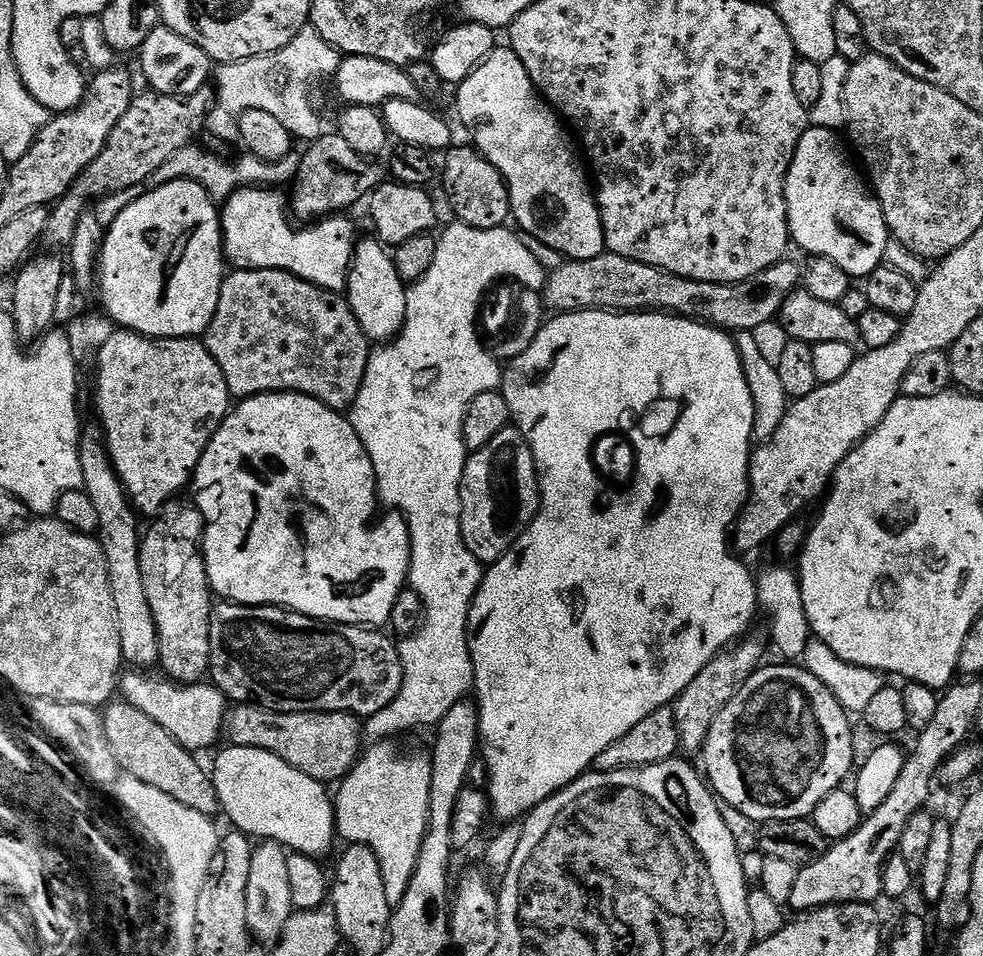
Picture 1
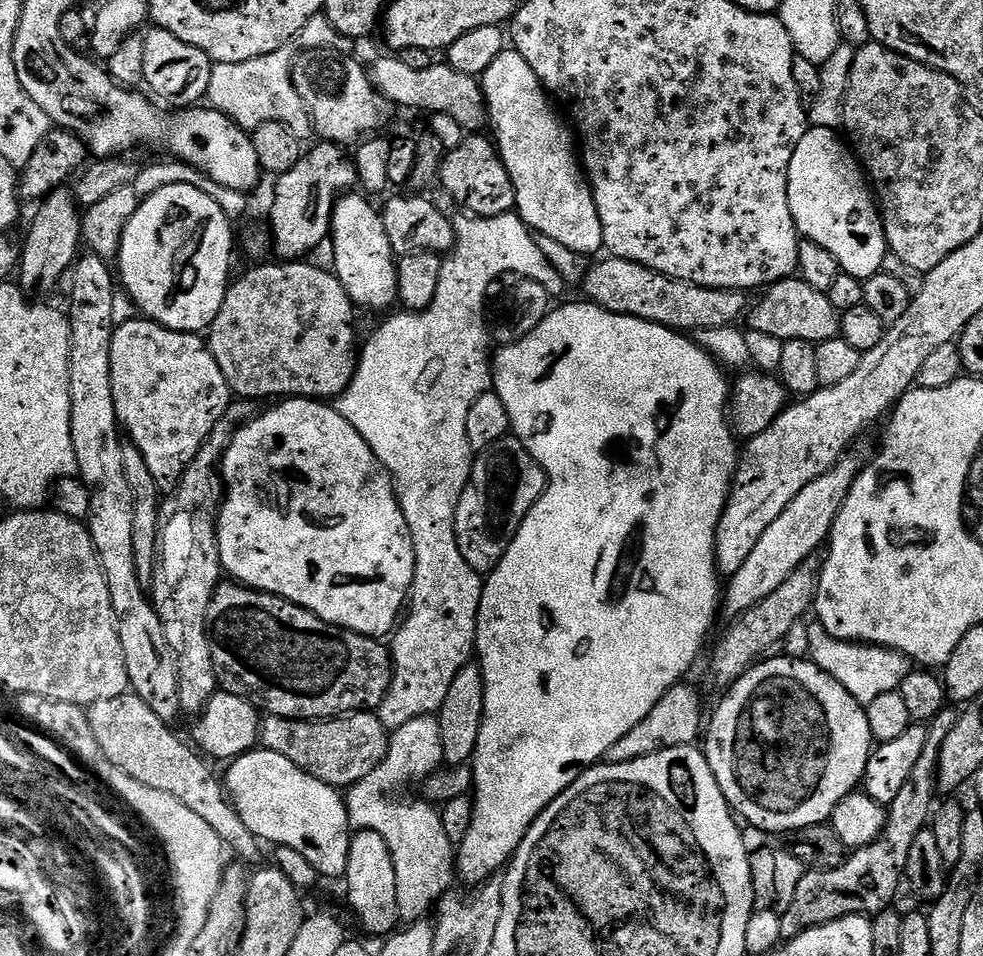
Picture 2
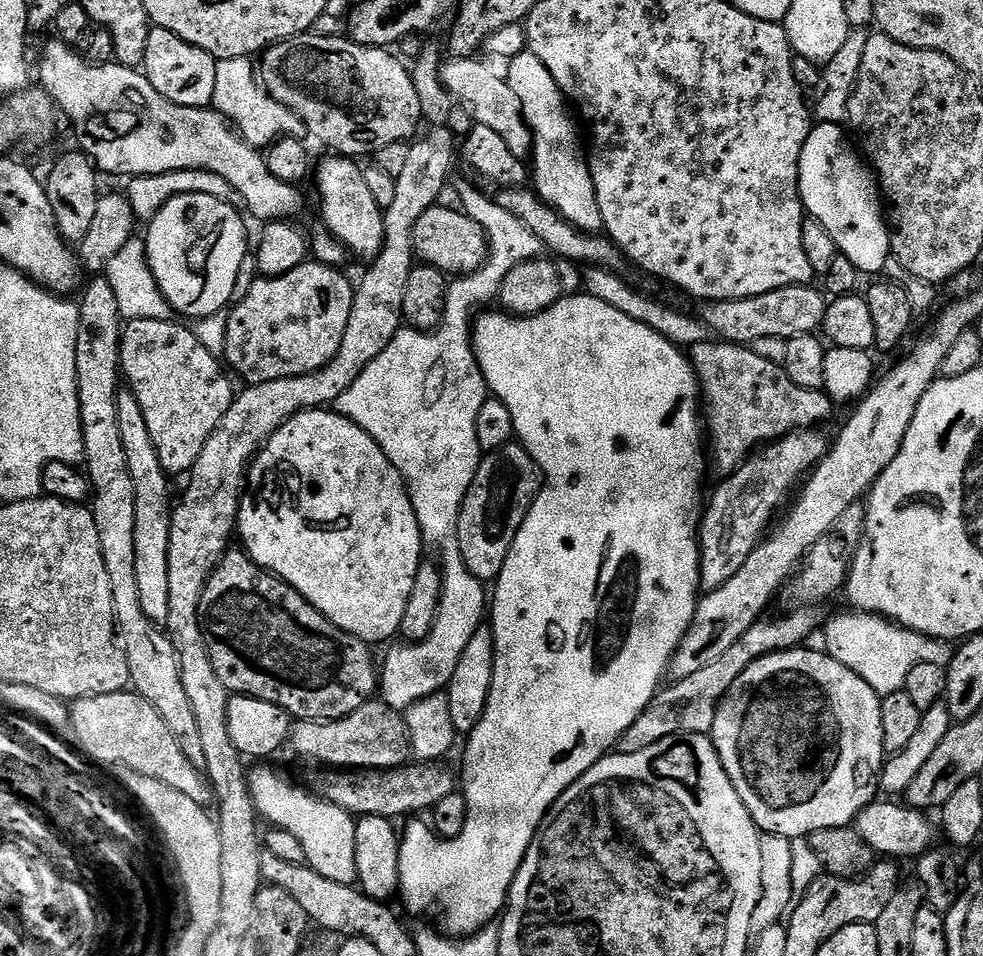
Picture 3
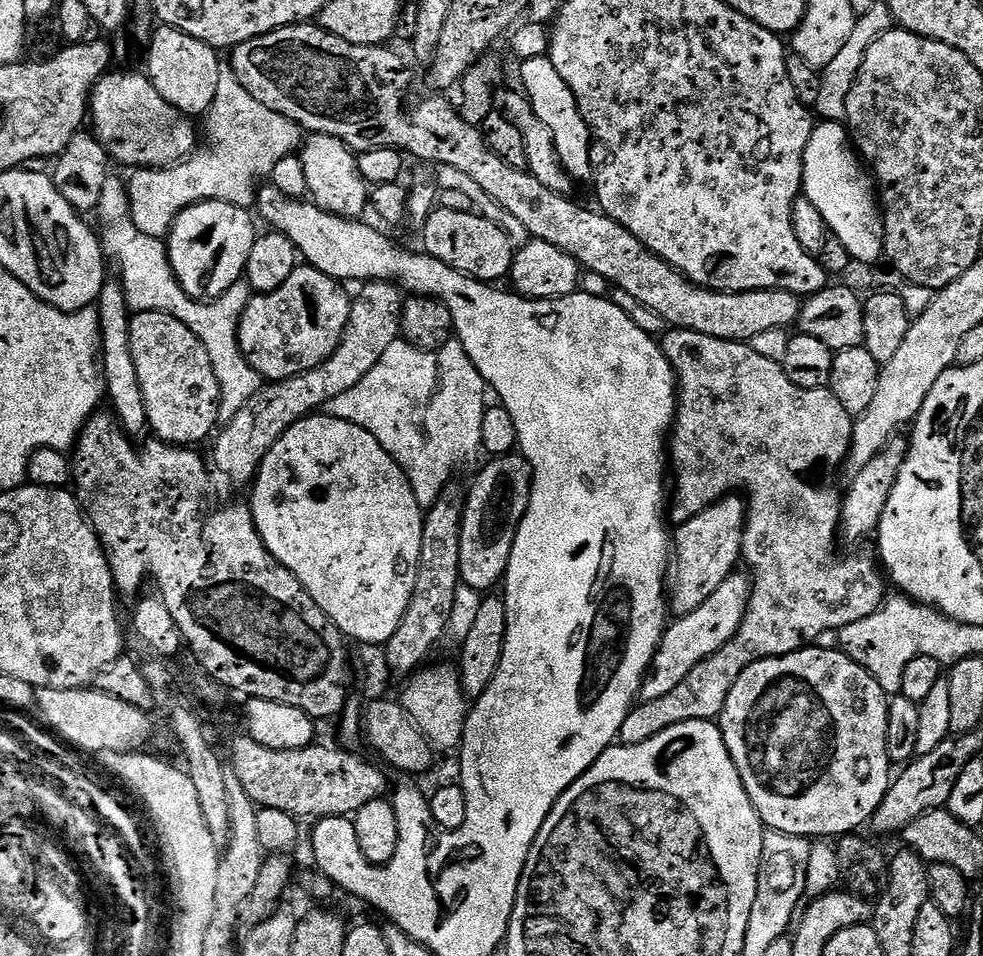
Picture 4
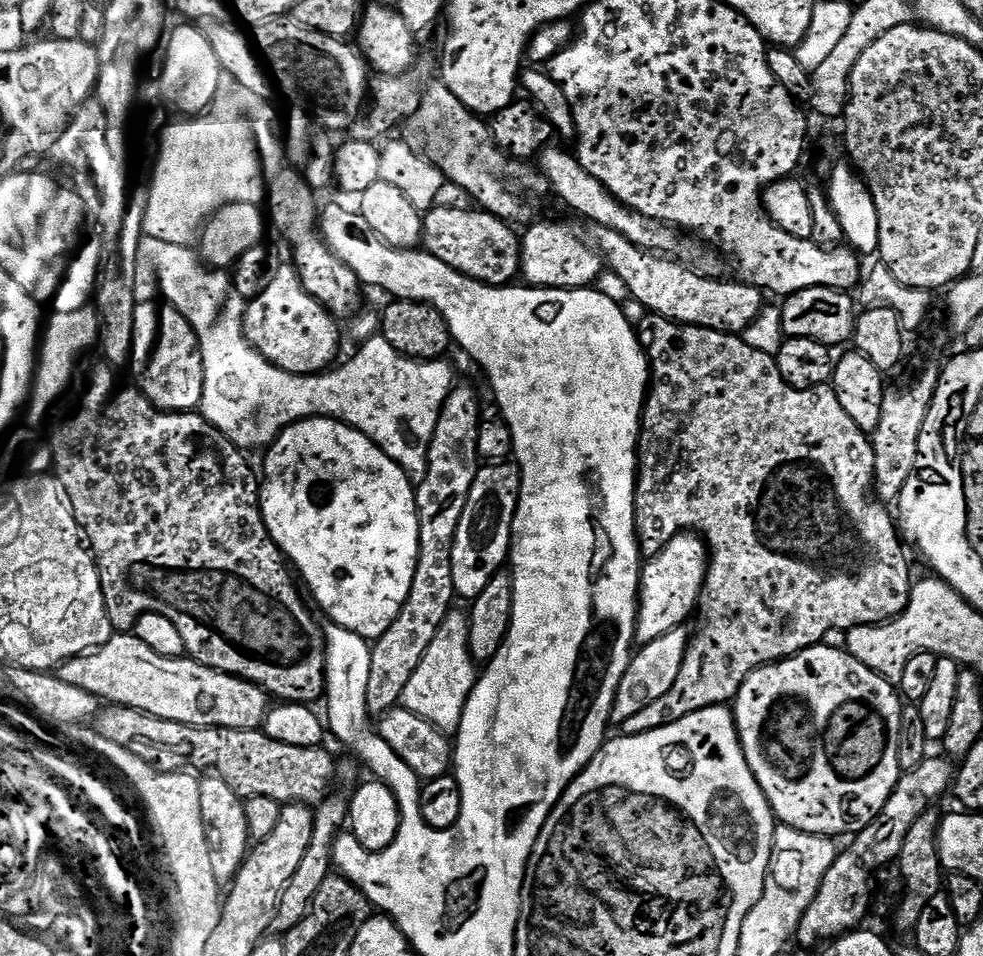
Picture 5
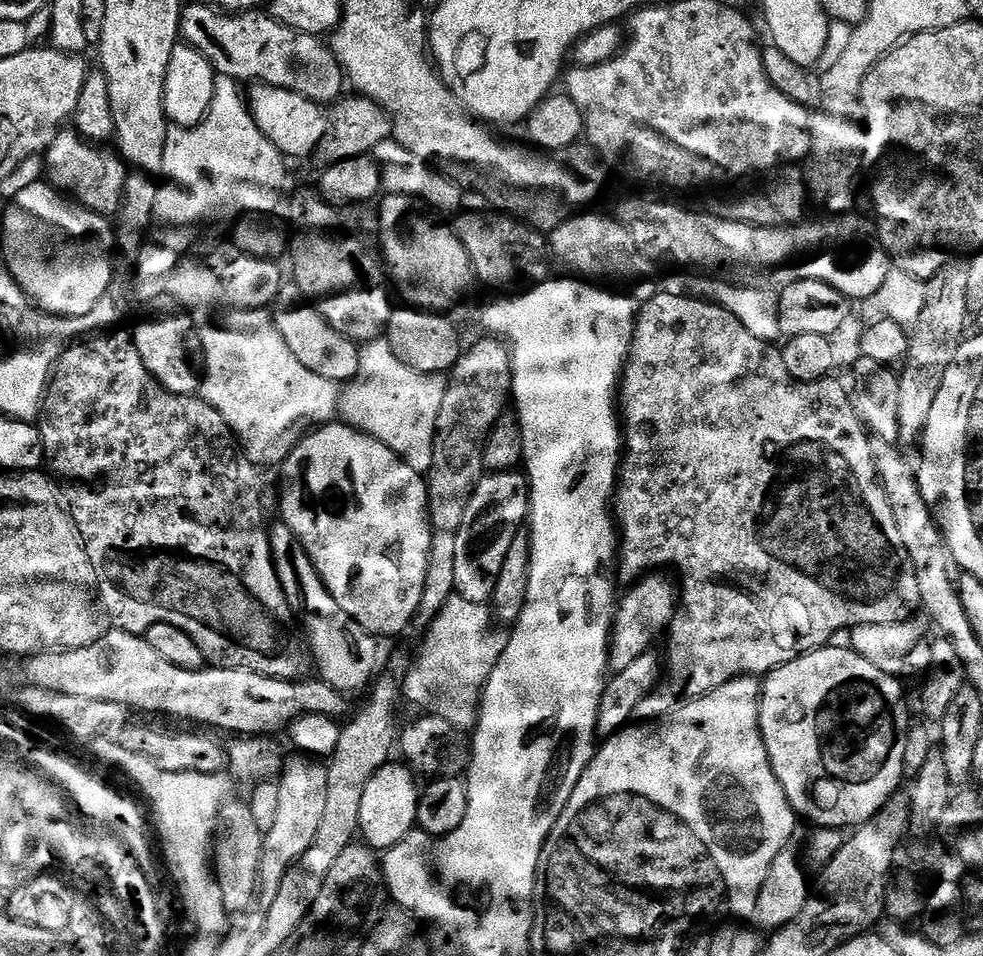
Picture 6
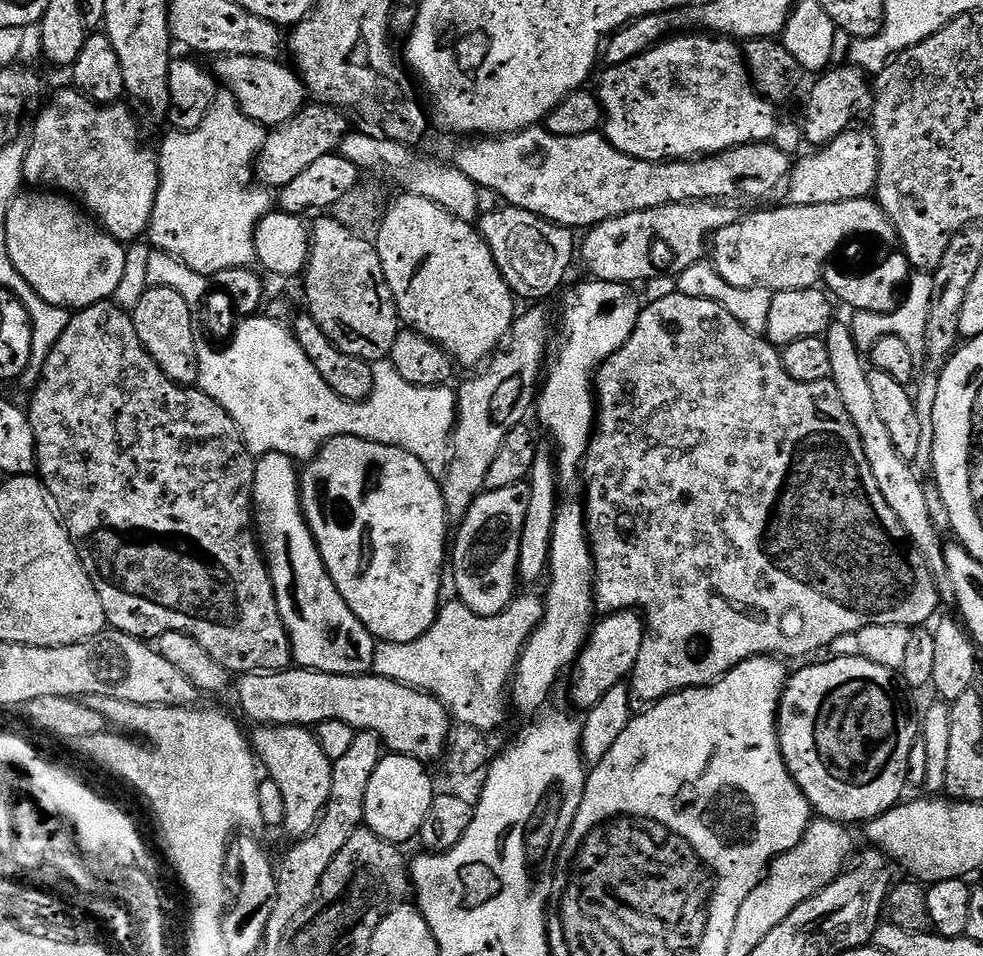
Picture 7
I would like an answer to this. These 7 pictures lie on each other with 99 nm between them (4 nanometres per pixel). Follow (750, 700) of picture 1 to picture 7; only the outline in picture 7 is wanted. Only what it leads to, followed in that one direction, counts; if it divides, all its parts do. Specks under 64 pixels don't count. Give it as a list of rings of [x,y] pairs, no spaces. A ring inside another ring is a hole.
[[[851,654],[837,660],[812,664],[801,672],[793,671],[780,699],[778,731],[780,749],[789,774],[808,799],[817,817],[853,826],[890,811],[901,803],[907,785],[907,764],[911,748],[918,739],[918,724],[908,717],[900,692],[892,681],[893,669],[878,666],[865,656]]]

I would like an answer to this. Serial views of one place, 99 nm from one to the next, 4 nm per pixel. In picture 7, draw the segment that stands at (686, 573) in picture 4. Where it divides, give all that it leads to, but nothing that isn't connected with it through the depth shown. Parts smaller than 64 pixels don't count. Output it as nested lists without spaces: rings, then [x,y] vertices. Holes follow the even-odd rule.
[[[635,610],[613,612],[593,623],[588,639],[576,658],[572,672],[572,700],[583,710],[591,710],[614,686],[625,683],[638,662],[638,650],[642,650],[646,625],[641,613]]]

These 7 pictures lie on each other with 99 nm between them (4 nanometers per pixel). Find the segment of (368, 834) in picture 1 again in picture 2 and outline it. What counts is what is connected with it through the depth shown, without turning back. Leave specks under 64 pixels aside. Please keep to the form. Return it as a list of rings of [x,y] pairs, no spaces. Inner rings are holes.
[[[436,716],[413,718],[389,735],[384,761],[346,792],[349,825],[356,830],[374,830],[382,834],[386,846],[390,846],[390,858],[394,858],[394,874],[398,878],[398,914],[404,922],[425,919],[436,901],[449,891],[454,846],[450,838],[446,838],[446,830],[442,830],[439,811],[429,801],[417,798],[395,804],[392,800],[384,800],[384,796],[415,780],[427,780],[444,763],[439,719]]]

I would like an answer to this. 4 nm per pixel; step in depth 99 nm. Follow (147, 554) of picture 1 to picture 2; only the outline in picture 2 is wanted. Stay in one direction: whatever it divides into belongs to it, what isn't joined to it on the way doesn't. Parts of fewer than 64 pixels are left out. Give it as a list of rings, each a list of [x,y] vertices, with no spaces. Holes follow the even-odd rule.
[[[240,398],[228,405],[224,416],[214,426],[206,442],[198,450],[194,462],[174,489],[176,504],[180,508],[204,508],[201,512],[180,512],[176,528],[180,532],[161,535],[156,554],[156,569],[150,585],[150,599],[158,618],[166,630],[166,638],[176,651],[178,666],[178,700],[181,713],[203,712],[210,698],[218,691],[214,658],[210,650],[206,614],[217,586],[222,582],[220,551],[216,541],[216,517],[213,510],[222,503],[222,476],[218,469],[232,435],[241,424],[253,419],[253,405]]]

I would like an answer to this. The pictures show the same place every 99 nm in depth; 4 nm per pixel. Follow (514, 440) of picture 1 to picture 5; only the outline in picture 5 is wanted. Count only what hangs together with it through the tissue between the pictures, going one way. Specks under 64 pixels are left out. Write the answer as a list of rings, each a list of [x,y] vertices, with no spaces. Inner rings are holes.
[[[492,462],[481,467],[474,478],[466,510],[462,510],[462,522],[458,522],[458,534],[454,538],[452,569],[454,570],[454,590],[462,601],[476,599],[490,578],[494,578],[509,563],[512,550],[512,527],[514,514],[520,501],[520,470],[512,462]]]

